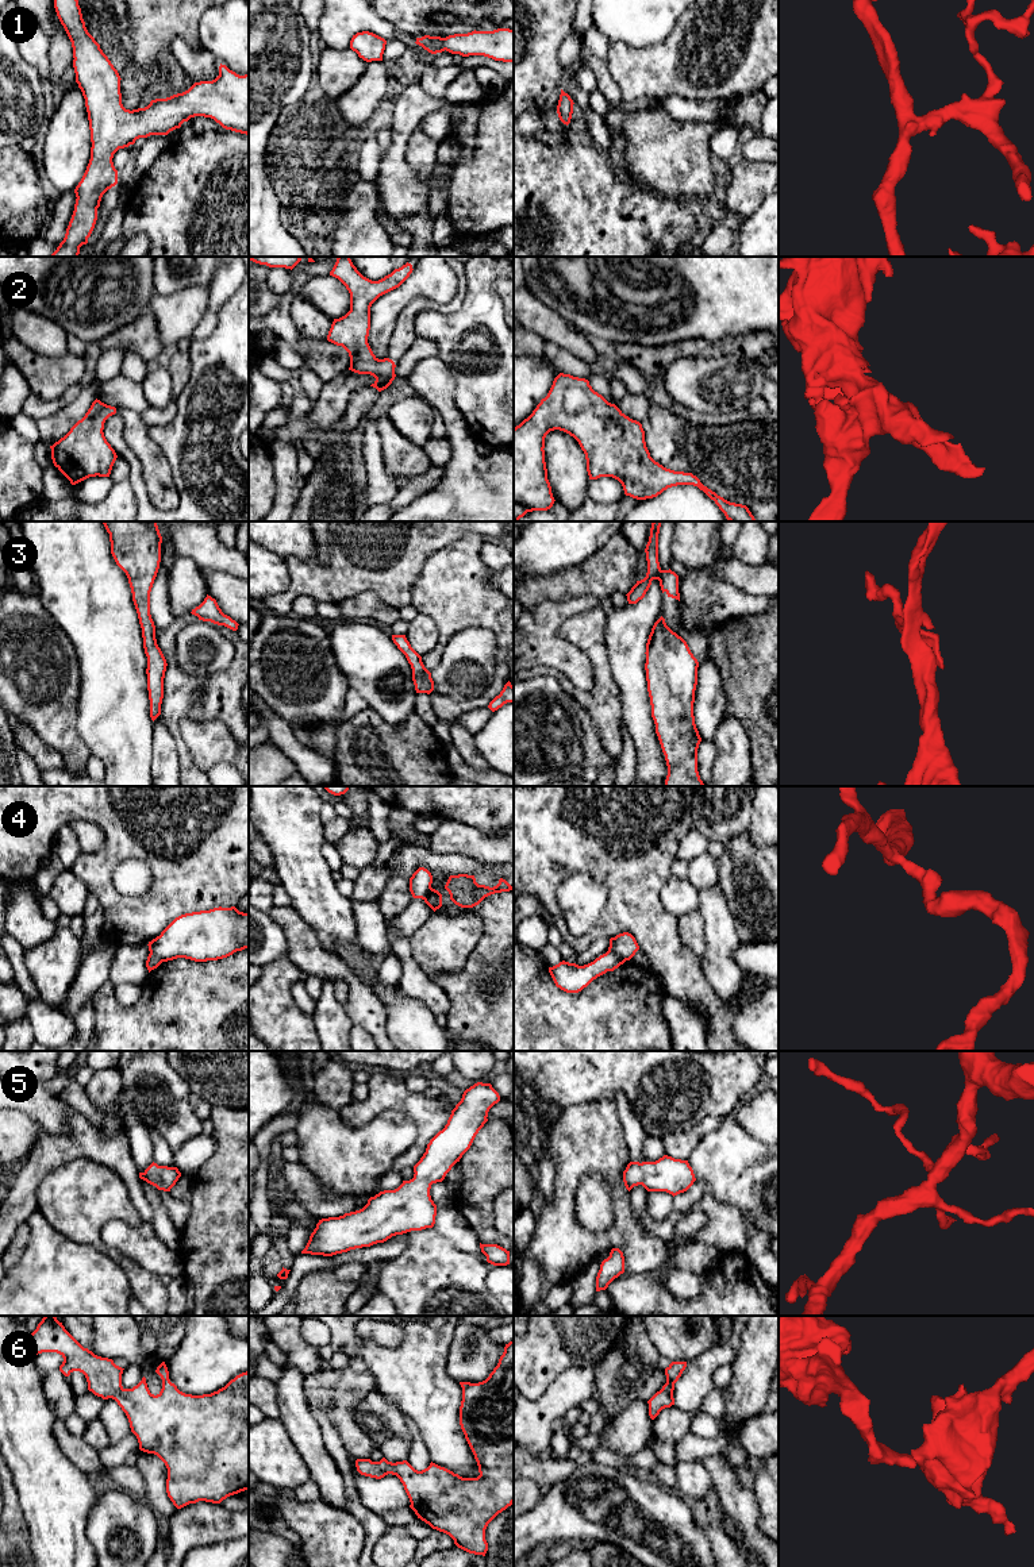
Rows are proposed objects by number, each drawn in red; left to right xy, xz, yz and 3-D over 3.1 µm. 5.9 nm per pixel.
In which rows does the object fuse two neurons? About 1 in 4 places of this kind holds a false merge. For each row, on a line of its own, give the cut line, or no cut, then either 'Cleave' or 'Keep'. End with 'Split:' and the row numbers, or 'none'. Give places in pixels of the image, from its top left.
1: No split. Keep
2: No split. Keep
3: No split. Keep
4: Split along yz (608, 950), (625, 961). Cleave
5: No split. Keep
6: No split. Keep
Split: 4

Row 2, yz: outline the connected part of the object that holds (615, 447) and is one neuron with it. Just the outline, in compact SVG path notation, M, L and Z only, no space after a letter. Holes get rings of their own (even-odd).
M560 373L545 399L537 405L533 413L514 428L514 521L519 521L527 512L547 511L554 504L551 486L547 480L547 469L545 462L545 438L550 431L560 430L573 436L587 459L587 471L589 480L600 477L612 477L618 480L626 496L637 500L653 498L664 490L677 485L693 485L703 490L719 509L724 513L729 521L756 521L754 516L746 505L735 504L718 496L715 492L704 486L700 480L692 473L674 471L656 462L646 447L645 431L642 424L626 416L615 404L608 403L601 394L595 392L585 378L573 377Z

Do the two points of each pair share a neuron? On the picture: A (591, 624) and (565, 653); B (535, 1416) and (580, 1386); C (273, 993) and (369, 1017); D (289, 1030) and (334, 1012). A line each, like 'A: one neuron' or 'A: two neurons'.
A: two neurons
B: one neuron
C: two neurons
D: two neurons

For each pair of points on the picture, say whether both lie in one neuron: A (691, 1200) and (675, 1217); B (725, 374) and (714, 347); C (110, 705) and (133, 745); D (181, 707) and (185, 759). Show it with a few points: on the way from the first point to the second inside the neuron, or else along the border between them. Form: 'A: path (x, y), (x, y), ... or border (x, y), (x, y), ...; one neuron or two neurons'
A: border (673, 1209), (683, 1213); two neurons
B: border (685, 357), (738, 355), (749, 360); two neurons
C: path (114, 715), (114, 722), (123, 735); one neuron
D: path (175, 720), (175, 731), (181, 746); one neuron

